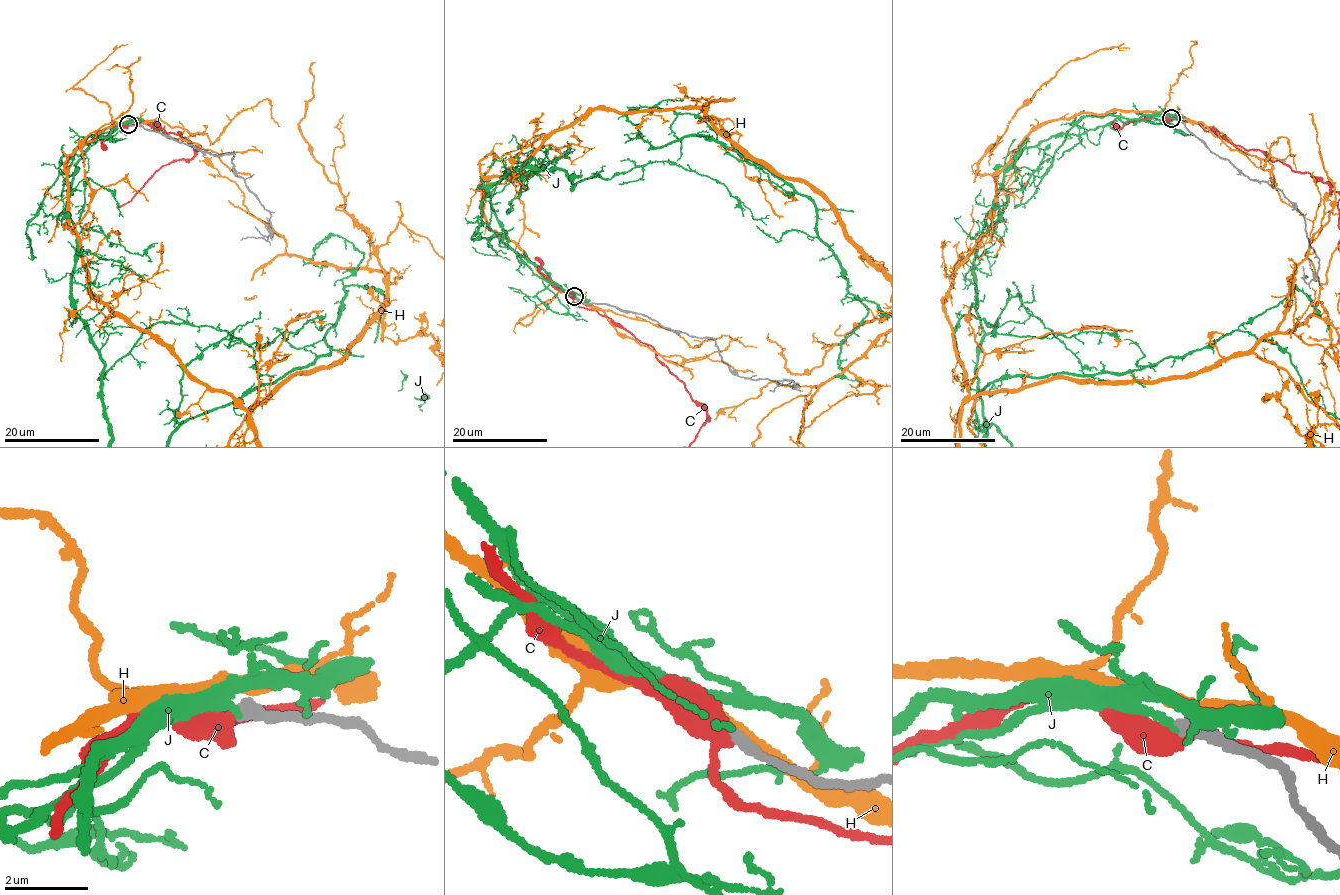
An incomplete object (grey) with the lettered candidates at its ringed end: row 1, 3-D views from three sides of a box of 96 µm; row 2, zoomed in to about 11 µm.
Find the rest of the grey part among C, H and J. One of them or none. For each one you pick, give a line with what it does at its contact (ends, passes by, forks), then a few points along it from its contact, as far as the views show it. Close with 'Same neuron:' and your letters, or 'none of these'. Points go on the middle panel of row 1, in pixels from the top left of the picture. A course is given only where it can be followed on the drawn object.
J: it ends there
Same neuron: J

